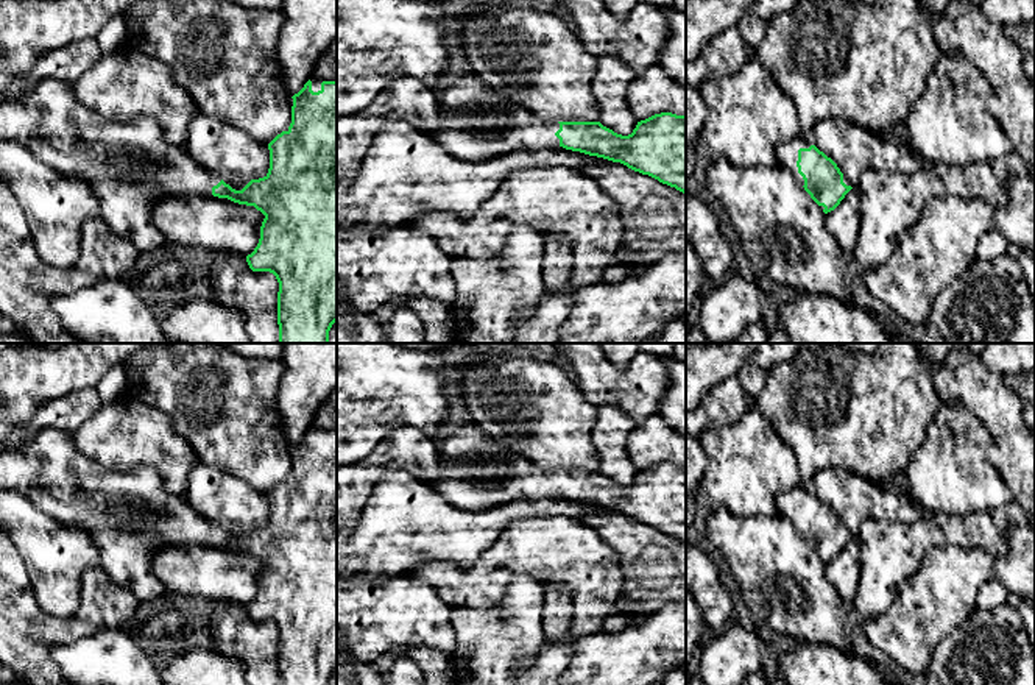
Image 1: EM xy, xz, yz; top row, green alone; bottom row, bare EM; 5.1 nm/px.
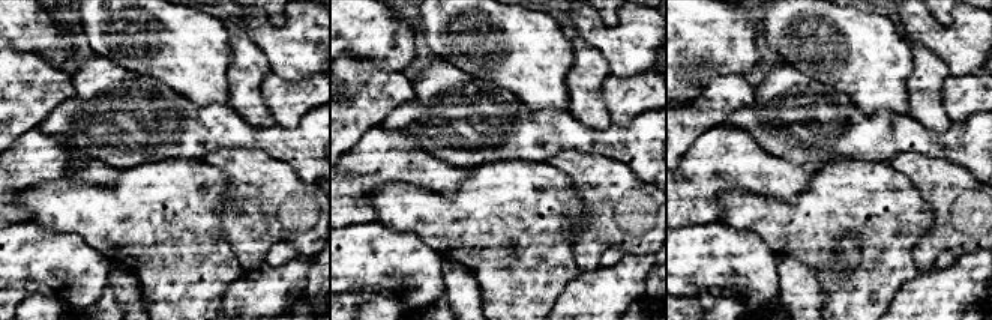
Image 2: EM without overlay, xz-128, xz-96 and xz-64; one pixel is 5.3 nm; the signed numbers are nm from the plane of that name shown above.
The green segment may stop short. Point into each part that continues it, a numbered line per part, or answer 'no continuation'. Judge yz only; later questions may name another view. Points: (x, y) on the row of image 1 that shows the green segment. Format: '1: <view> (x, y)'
1: yz (786, 153)

